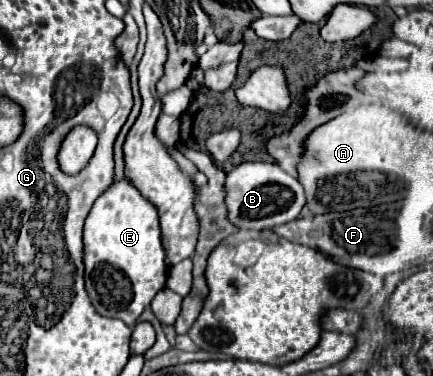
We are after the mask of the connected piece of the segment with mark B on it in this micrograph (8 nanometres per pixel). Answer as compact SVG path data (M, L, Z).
M275 163L237 165L233 171L227 173L223 189L225 189L227 219L237 229L255 229L255 231L273 229L277 225L293 221L305 203L303 187L299 187L299 181L281 171Z

